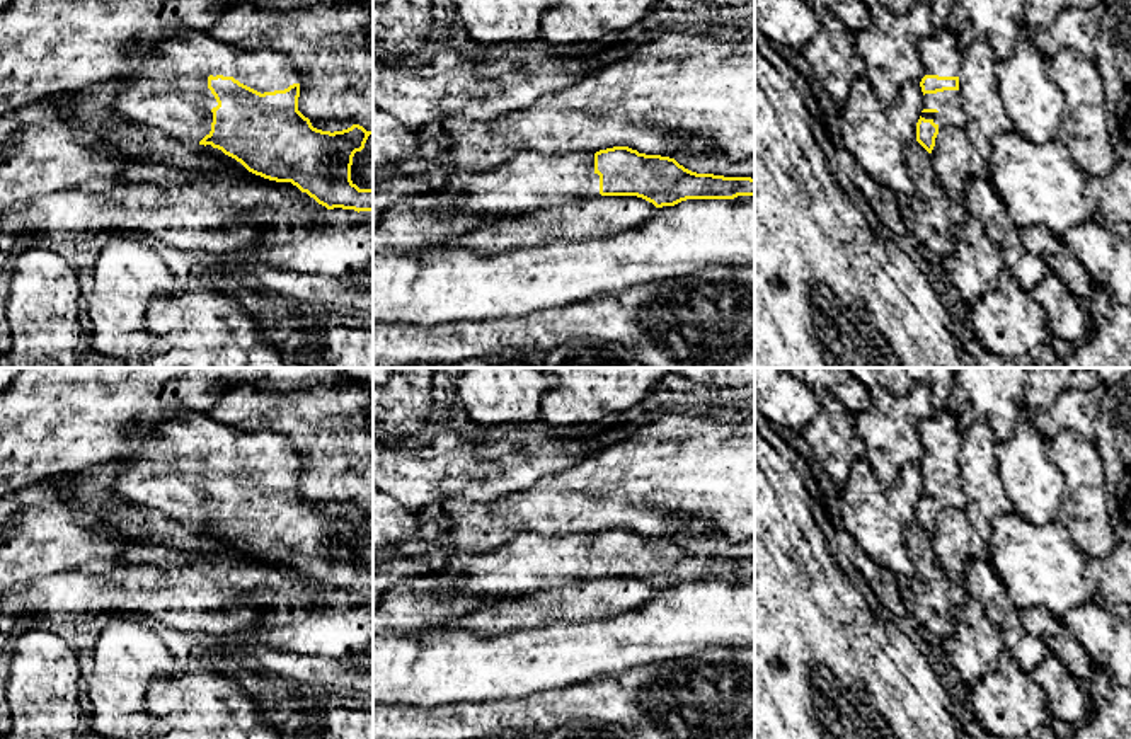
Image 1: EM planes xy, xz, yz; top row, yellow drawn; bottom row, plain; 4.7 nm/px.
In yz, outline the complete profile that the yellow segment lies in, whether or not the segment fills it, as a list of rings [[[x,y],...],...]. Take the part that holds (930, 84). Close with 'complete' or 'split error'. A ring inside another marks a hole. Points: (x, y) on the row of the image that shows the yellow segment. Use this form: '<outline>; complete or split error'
[[[947,29],[918,41],[918,56],[925,68],[920,82],[923,92],[921,116],[916,123],[916,141],[932,153],[937,135],[950,126],[966,128],[959,73],[964,53]]]; split error

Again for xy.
[[[179,27],[167,29],[141,51],[140,66],[126,77],[126,85],[112,102],[112,111],[123,119],[145,128],[160,129],[191,148],[211,145],[240,162],[249,172],[276,182],[291,182],[327,209],[342,208],[373,213],[373,189],[359,189],[351,180],[356,152],[373,131],[353,124],[342,131],[322,131],[298,111],[300,75],[284,53],[276,49],[244,49],[218,41],[208,31]]]; split error

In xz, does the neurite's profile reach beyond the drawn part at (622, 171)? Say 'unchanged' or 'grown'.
grown

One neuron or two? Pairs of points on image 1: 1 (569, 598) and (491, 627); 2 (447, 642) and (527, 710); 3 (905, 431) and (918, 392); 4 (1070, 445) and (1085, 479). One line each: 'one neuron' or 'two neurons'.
1: one neuron
2: two neurons
3: one neuron
4: one neuron

